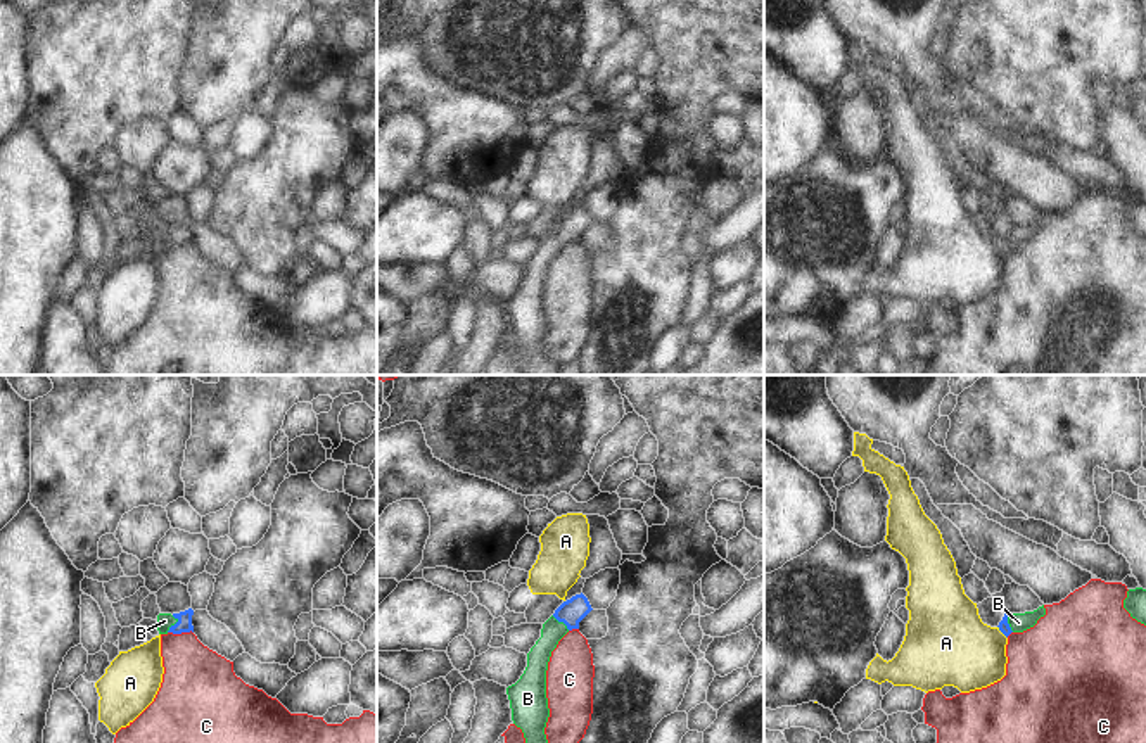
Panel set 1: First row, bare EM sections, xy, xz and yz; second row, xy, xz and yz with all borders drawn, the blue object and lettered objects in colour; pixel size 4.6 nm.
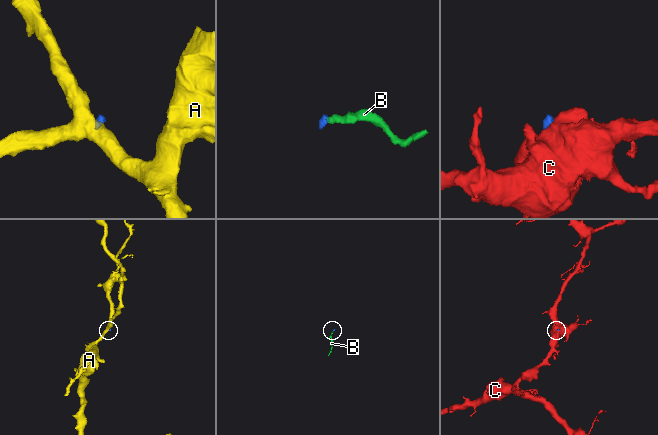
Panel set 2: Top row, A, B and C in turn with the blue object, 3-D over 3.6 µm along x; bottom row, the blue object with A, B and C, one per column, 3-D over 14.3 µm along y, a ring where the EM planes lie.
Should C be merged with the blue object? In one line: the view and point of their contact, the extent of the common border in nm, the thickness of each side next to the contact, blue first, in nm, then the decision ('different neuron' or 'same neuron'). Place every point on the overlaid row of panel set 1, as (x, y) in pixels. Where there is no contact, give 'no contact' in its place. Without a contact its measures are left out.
meets blue in xy at (180, 633); contact 120 nm long; 70 nm thick on the blue side, 340 nm on the other; different neuron

